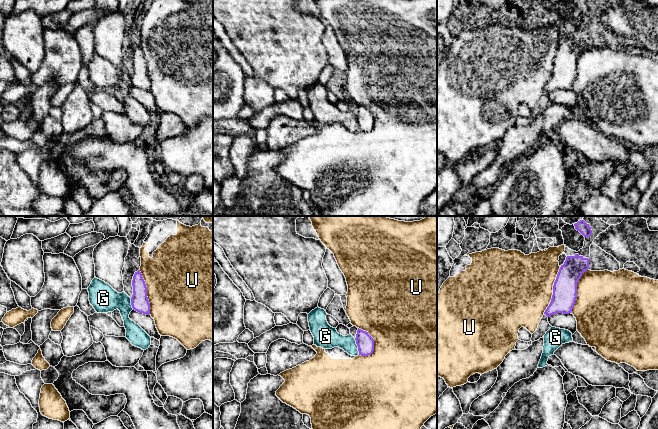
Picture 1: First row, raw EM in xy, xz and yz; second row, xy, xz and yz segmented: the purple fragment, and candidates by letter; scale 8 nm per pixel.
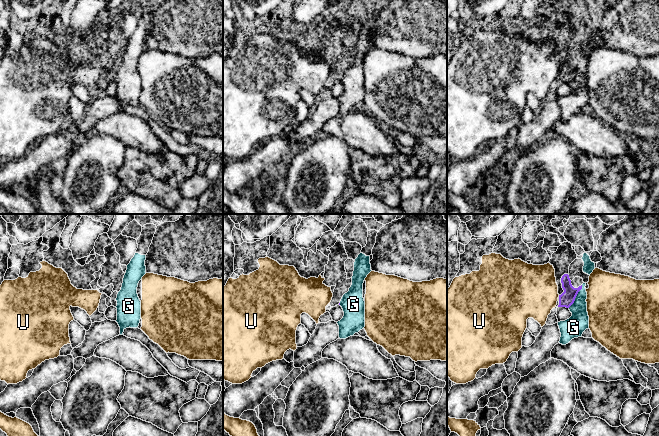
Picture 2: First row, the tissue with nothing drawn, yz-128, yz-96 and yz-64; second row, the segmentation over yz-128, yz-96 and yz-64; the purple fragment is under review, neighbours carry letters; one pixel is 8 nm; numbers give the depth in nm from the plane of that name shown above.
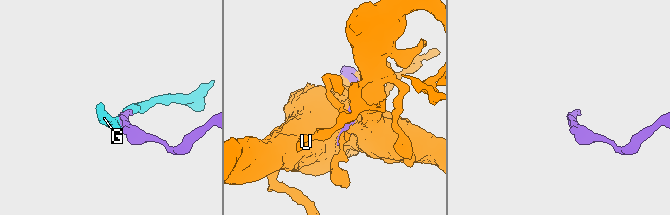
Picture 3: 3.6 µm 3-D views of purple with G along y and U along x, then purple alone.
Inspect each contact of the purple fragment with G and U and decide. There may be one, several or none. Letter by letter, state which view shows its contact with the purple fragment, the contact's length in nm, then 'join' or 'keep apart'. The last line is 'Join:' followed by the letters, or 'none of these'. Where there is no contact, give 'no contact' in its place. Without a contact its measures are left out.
G: xz | 140 nm | keep apart
U: yz | 400 nm | keep apart
Join: none of these

